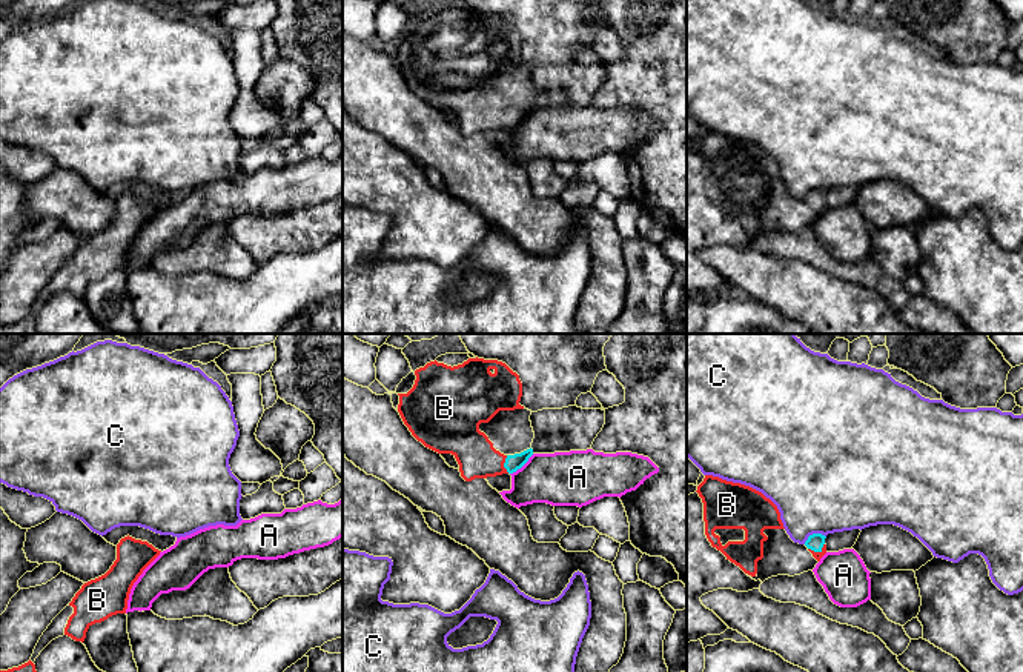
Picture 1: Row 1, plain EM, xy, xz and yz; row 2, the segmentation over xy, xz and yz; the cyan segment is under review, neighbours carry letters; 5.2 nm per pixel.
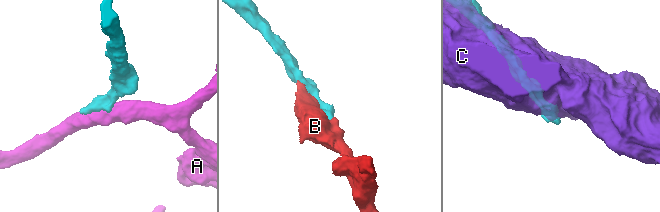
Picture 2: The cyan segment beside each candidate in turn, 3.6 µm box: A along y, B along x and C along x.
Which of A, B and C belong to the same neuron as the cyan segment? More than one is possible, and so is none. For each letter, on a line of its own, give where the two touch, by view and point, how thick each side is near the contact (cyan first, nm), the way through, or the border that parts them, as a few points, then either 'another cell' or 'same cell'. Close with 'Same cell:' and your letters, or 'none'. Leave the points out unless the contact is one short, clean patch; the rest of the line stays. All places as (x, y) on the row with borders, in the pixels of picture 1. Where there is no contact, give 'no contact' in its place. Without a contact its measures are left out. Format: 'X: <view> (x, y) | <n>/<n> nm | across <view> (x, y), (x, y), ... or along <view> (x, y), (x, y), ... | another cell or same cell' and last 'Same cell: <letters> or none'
A: xz (521, 466) | 80/280 nm | another cell
B: xz (504, 465) | 80/200 nm | same cell
C: yz (813, 534) | 90/480 nm | another cell
Same cell: B

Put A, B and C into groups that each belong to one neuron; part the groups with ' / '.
A / B / C

